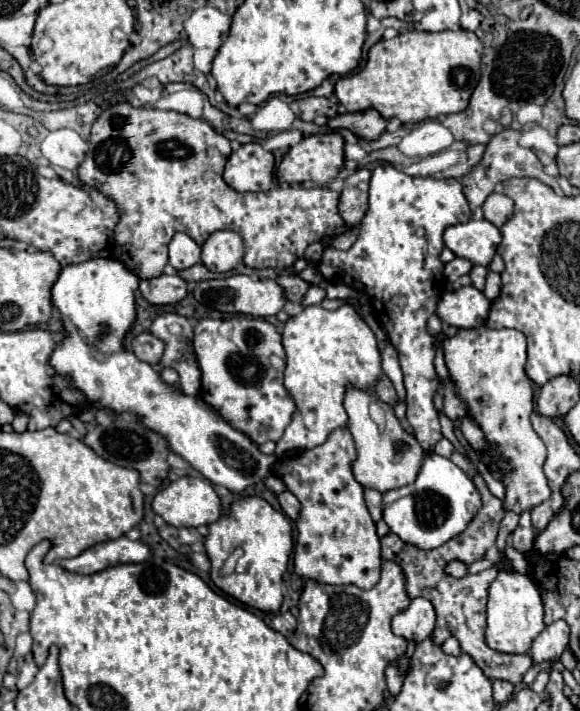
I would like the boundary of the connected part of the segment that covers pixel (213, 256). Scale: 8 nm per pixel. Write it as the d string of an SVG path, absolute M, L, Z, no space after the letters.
M216 231L202 245L202 265L214 273L232 271L244 255L242 237L234 231Z

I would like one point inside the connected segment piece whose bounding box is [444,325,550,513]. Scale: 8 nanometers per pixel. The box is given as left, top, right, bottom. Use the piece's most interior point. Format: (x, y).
(487, 367)

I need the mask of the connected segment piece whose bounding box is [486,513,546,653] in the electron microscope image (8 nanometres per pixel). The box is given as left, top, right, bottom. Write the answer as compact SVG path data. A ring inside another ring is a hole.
M506 513L499 525L496 545L499 549L500 556L498 567L500 573L496 581L490 585L490 595L488 595L488 629L486 629L486 643L494 651L502 653L528 653L532 647L532 641L540 635L540 631L546 627L544 625L544 607L542 607L542 597L530 577L520 575L520 573L506 573L503 566L503 552L507 546L510 534L518 525L519 515ZM515 517L516 520L508 518Z

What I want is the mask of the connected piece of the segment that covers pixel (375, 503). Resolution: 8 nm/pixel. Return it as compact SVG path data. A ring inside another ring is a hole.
M364 489L364 499L366 499L366 507L372 515L374 521L382 519L382 493L376 489Z

